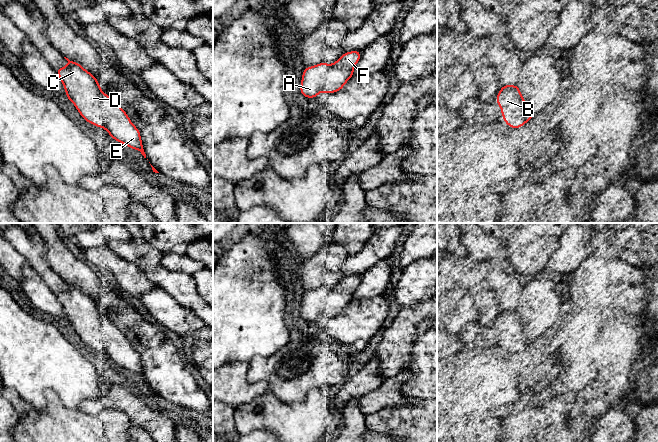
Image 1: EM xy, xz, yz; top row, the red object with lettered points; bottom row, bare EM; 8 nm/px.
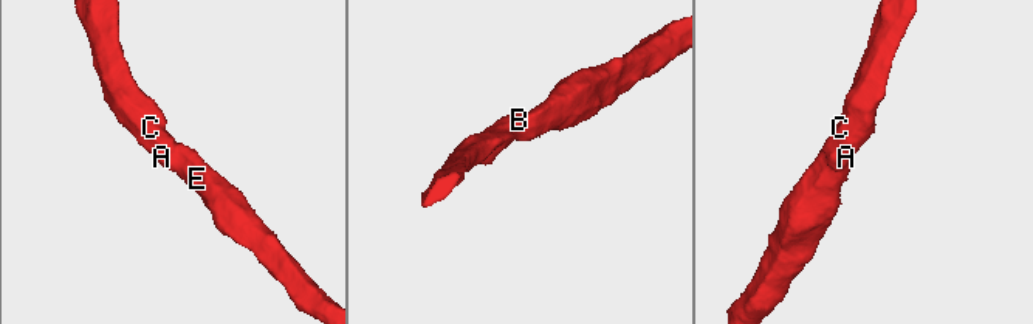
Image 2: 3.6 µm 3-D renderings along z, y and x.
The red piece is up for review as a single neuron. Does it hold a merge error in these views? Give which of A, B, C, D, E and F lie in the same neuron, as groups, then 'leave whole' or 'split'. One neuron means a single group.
A B C D E F | leave whole

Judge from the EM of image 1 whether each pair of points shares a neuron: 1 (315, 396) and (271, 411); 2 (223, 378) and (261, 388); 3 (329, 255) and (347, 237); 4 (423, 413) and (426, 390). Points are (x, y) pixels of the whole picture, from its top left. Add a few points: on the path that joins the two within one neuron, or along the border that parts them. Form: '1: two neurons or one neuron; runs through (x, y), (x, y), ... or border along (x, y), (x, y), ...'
1: one neuron; runs through (304, 407), (300, 411), (282, 411)
2: one neuron; runs through (232, 387), (252, 388)
3: two neurons; border along (327, 242), (340, 244), (349, 254)
4: two neurons; border along (404, 394), (426, 400)

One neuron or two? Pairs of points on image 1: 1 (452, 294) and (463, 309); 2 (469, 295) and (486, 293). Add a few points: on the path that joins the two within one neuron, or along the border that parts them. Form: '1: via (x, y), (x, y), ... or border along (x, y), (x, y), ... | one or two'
1: border along (466, 289), (454, 314), (447, 323) | two
2: border along (475, 292), (475, 304), (479, 317) | two

